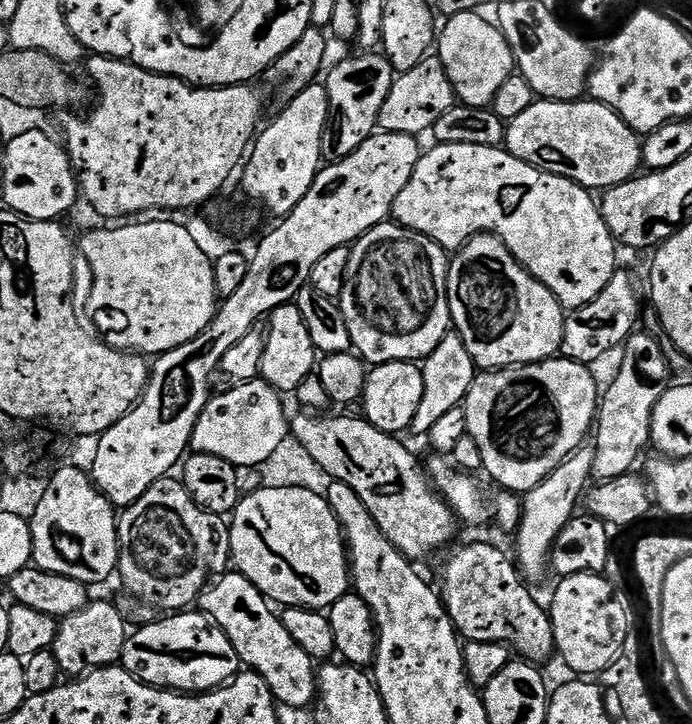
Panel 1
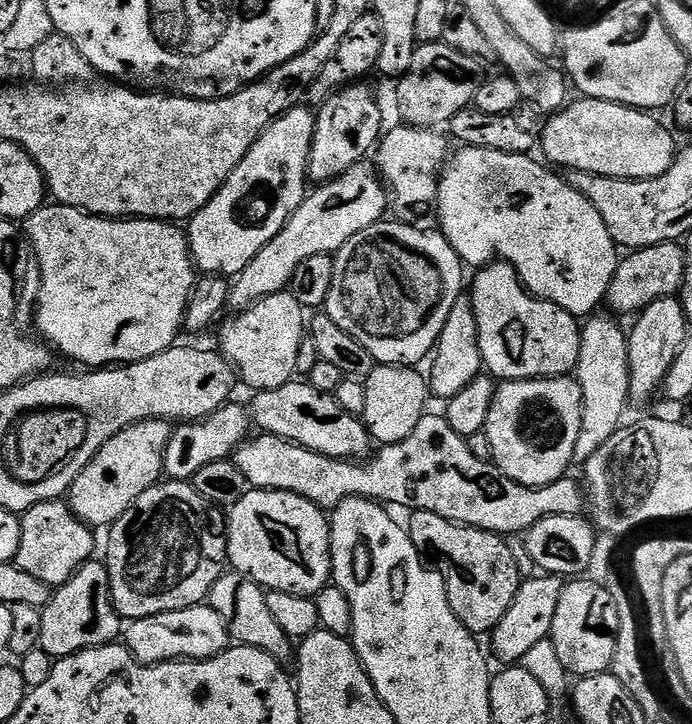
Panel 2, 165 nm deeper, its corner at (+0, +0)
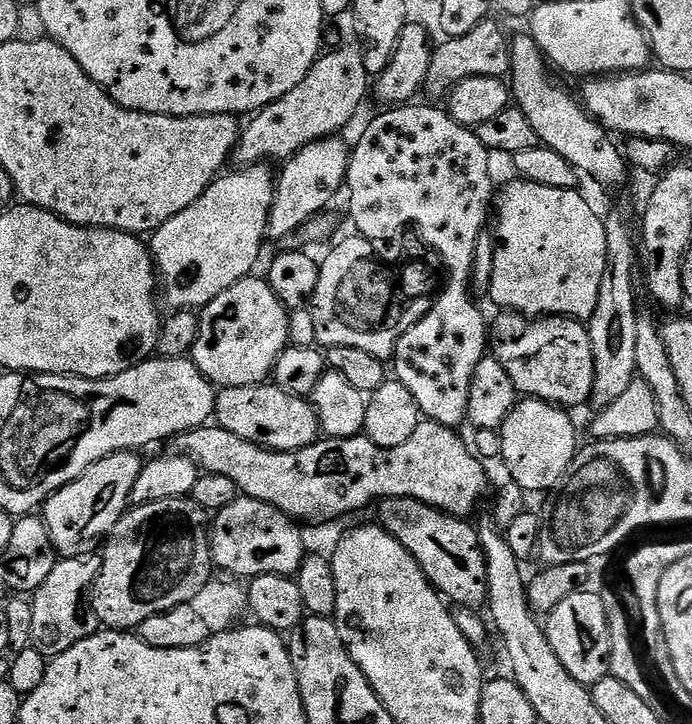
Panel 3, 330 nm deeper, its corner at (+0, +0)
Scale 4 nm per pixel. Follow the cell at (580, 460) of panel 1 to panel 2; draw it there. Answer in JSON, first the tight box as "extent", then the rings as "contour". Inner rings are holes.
{"extent":[572,315,630,466],"contour":[[[593,315],[583,321],[580,329],[580,353],[574,373],[582,390],[582,426],[578,430],[578,442],[574,446],[572,458],[580,466],[586,463],[590,454],[594,454],[594,450],[602,450],[602,446],[606,446],[606,442],[610,442],[610,438],[614,438],[614,434],[620,431],[625,423],[624,411],[630,405],[626,332],[614,321],[600,315]]]}

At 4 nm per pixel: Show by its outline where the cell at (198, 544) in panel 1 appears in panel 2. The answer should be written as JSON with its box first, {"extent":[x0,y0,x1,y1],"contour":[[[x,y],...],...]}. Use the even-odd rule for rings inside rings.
{"extent":[106,480,230,622],"contour":[[[168,480],[146,490],[146,494],[139,496],[130,510],[126,510],[126,514],[111,525],[108,534],[106,563],[112,587],[112,604],[117,614],[128,622],[205,603],[212,595],[212,587],[225,575],[230,564],[225,513],[202,498],[191,483],[183,480]]]}

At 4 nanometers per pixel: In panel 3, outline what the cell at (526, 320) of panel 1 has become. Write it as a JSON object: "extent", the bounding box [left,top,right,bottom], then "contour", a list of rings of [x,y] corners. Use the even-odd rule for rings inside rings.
{"extent":[490,311,594,410],"contour":[[[505,311],[500,317],[490,324],[490,352],[495,356],[498,362],[502,362],[502,366],[506,366],[506,374],[510,374],[510,378],[514,382],[517,393],[521,397],[531,398],[533,400],[545,400],[548,404],[558,404],[565,410],[573,410],[579,404],[587,405],[592,399],[592,391],[594,390],[594,350],[590,346],[590,334],[587,327],[581,321],[571,320],[568,316],[542,316],[533,318],[531,316],[521,316],[518,312]]]}

